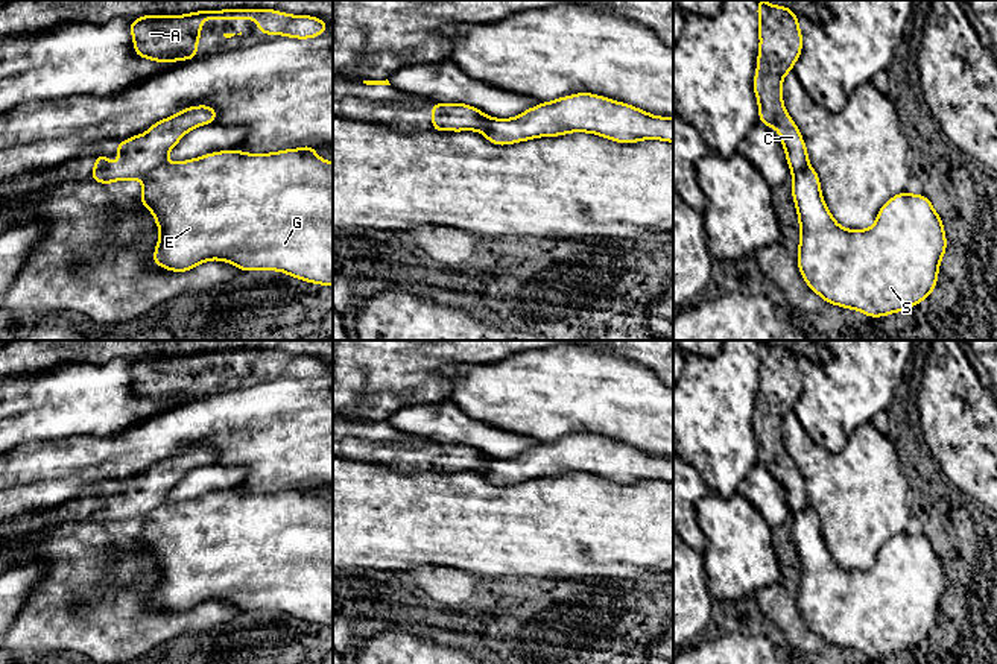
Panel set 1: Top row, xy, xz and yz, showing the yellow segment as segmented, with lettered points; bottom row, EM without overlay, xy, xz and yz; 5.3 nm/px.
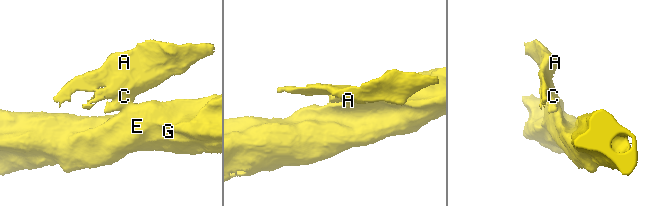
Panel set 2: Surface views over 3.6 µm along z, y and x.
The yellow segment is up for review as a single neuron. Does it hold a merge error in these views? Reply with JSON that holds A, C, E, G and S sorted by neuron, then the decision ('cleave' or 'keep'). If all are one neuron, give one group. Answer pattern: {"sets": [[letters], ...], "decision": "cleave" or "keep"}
{"sets": [["A", "C"], ["E", "G", "S"]], "decision": "cleave"}

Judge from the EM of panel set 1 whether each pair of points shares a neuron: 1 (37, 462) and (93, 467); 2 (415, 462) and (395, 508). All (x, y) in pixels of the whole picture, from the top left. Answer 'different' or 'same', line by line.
1: same
2: different

